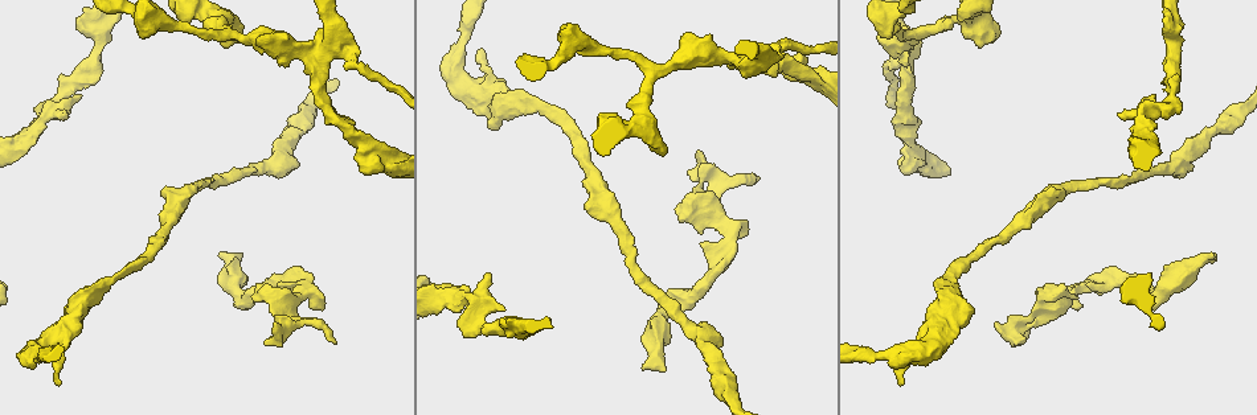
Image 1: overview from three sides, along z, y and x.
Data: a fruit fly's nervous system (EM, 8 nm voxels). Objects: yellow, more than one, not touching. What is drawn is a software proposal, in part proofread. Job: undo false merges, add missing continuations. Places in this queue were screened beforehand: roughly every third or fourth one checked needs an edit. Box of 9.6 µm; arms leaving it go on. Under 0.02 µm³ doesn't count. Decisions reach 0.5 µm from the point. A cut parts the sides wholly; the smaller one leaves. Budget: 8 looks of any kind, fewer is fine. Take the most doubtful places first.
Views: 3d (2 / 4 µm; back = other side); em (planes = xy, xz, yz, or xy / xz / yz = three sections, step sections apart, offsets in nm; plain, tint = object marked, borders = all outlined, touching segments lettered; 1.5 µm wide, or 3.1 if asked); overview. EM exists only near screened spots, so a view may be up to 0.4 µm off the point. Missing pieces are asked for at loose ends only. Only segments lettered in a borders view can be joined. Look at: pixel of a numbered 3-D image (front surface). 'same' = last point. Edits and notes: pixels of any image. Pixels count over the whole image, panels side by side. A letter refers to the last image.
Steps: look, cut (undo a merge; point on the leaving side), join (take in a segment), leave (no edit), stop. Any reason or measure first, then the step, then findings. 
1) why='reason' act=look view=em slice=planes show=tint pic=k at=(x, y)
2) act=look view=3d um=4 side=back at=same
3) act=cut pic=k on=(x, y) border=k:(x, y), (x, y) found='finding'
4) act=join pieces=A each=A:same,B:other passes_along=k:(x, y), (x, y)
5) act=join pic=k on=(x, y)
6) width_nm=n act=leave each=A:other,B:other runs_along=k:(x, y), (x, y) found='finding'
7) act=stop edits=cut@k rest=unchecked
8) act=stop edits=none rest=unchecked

why='branch stops here' act=look view=em slice=planes show=plain pic=1 at=(57, 384)

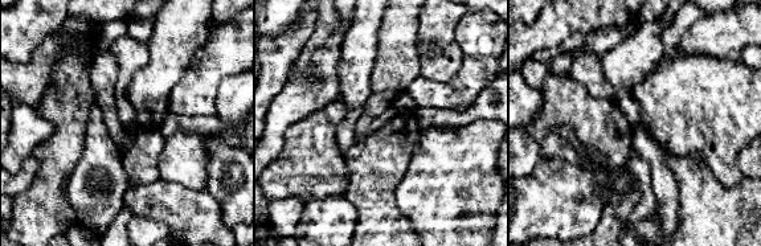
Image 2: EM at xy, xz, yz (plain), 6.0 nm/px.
act=look view=em slice=planes show=borders at=same

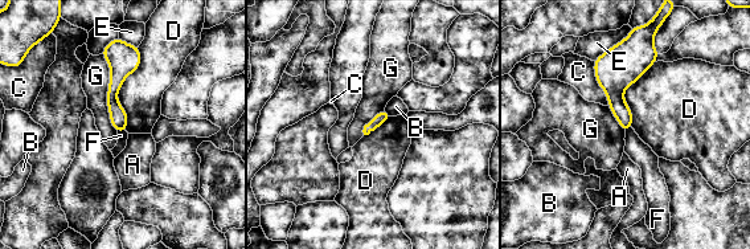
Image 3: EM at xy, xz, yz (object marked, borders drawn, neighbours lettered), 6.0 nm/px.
longest_contact=D:550nm act=leave each=A:other,B:other,C:other,D:other,E:other,F:other,G:other found='none of them fits'

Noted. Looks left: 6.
act=look view=3d um=2 pic=1 at=(241, 255)

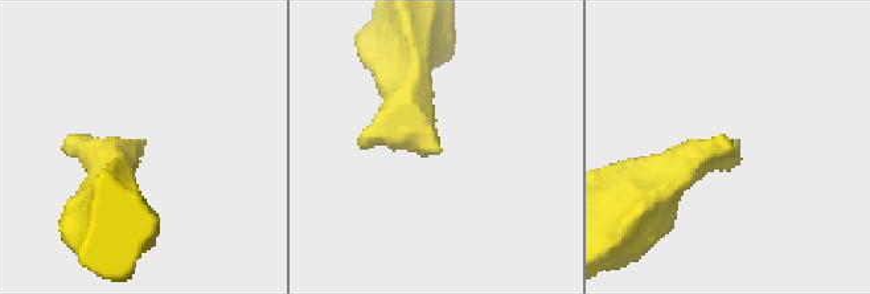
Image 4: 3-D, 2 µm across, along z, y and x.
why='now the EM' act=look view=em slice=planes show=borders pic=4 at=(144, 139)

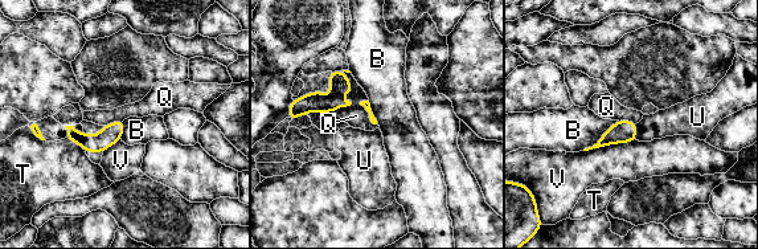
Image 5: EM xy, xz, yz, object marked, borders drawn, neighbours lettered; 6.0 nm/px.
act=join pieces=U each=B:other,Q:other,T:other,U:same,V:other found='it goes on there'

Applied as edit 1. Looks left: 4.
why='redraw' act=look view=overview

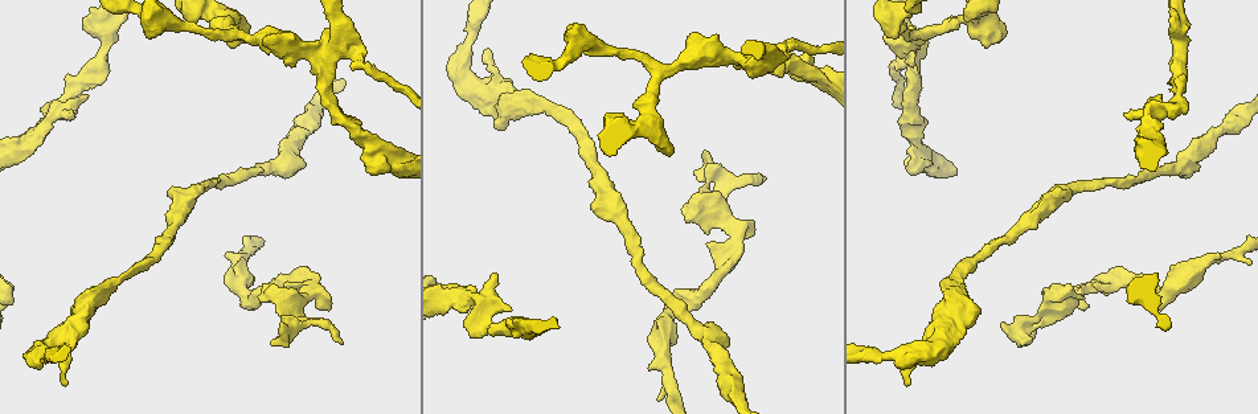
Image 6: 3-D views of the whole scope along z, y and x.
why='branch stops here' act=look view=3d um=2 side=back pic=6 at=(752, 236)

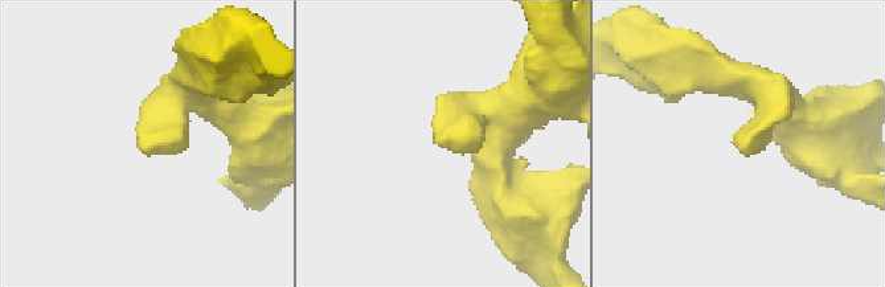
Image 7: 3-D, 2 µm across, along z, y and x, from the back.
why='now the EM' act=look view=em slice=planes show=tint pic=7 at=(142, 147)

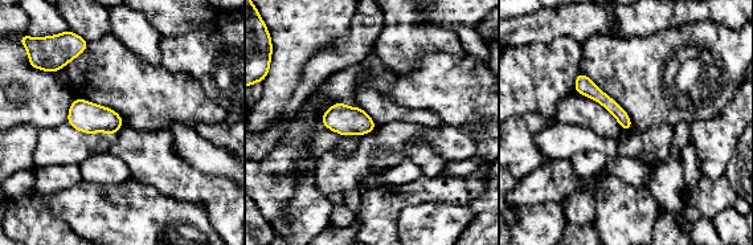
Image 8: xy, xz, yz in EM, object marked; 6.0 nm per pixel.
why='see the neighbours' act=look view=em slice=planes show=borders at=same

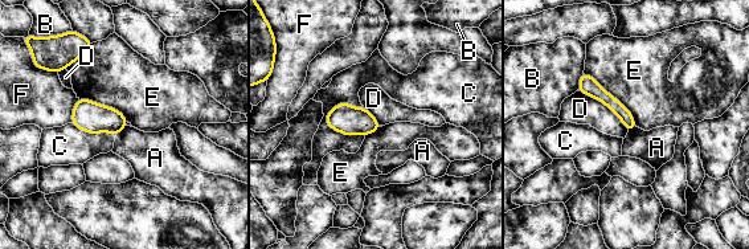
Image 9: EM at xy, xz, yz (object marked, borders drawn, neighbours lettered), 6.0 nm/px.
longest_contact=E:480nm act=leave each=A:other,B:other,C:other,D:other,E:other,F:other border=9:(578, 90), (605, 103), (627, 131) found='none of them fits'

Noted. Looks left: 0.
act=stop edits=join@5 rest=unchecked

